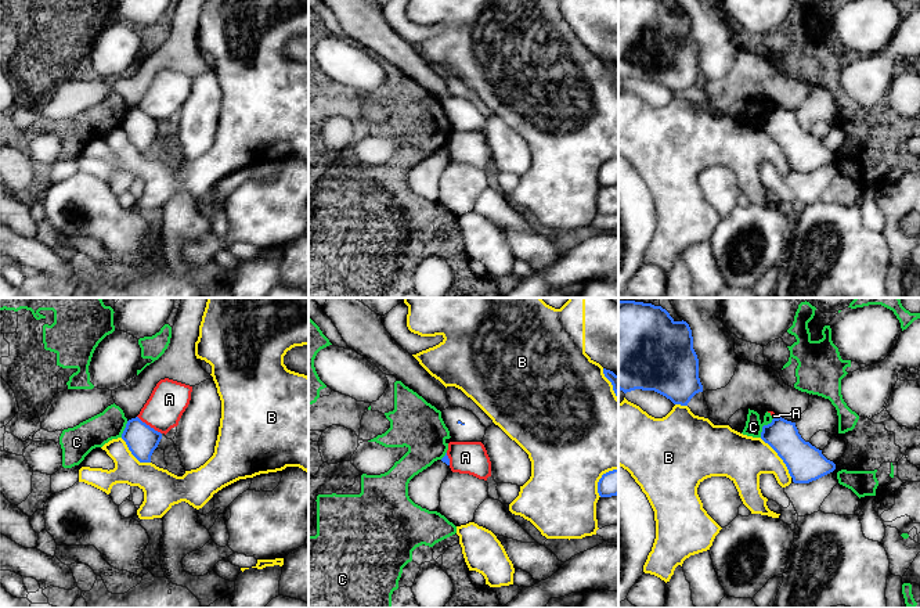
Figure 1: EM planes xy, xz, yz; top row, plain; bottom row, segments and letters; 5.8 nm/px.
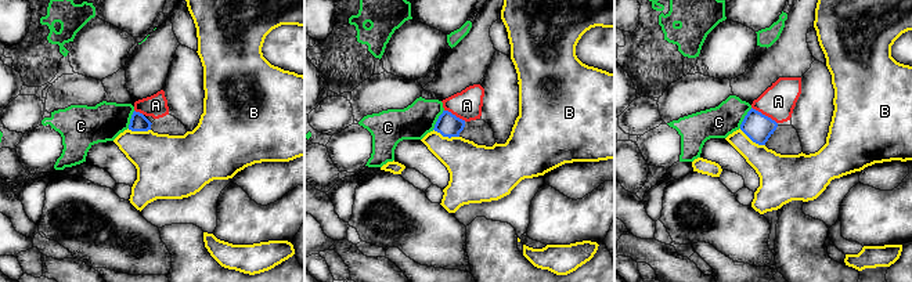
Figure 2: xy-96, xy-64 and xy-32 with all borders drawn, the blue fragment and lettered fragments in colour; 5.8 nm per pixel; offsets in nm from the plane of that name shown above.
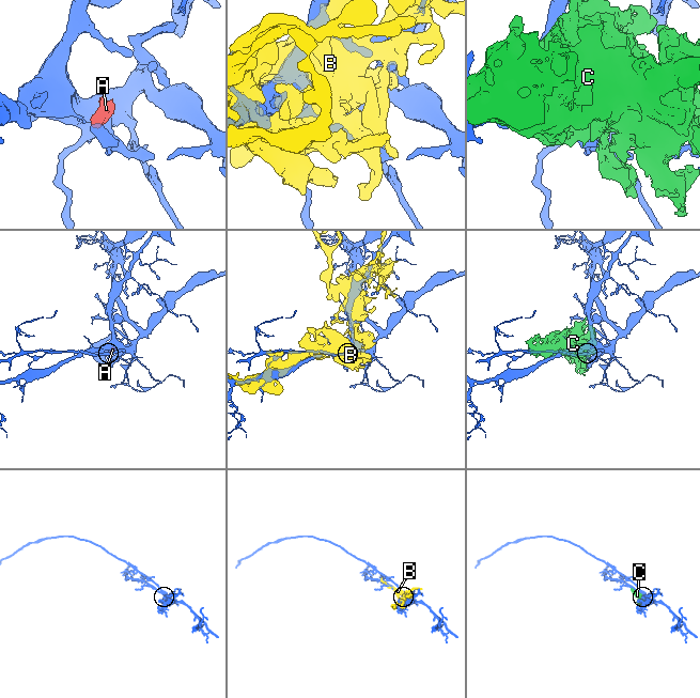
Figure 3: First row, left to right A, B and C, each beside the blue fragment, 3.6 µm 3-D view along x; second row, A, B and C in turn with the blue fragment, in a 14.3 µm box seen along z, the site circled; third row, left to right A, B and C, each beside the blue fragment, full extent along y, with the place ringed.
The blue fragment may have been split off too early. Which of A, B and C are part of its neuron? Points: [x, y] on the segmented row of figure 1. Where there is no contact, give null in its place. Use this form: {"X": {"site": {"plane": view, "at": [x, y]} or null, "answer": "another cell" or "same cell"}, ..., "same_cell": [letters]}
{"A": {"site": {"plane": "xy", "at": [148, 425]}, "answer": "another cell"}, "B": {"site": {"plane": "yz", "at": [779, 456]}, "answer": "another cell"}, "C": {"site": {"plane": "yz", "at": [762, 427]}, "answer": "another cell"}, "same_cell": []}

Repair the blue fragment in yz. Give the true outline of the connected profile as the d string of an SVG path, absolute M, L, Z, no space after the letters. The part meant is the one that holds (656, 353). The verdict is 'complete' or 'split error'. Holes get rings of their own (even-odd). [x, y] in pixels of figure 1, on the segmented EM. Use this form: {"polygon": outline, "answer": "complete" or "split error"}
{"polygon": "M618 301L618 389L624 393L654 391L681 406L688 406L696 393L703 392L689 324L675 321L661 306Z", "answer": "complete"}

